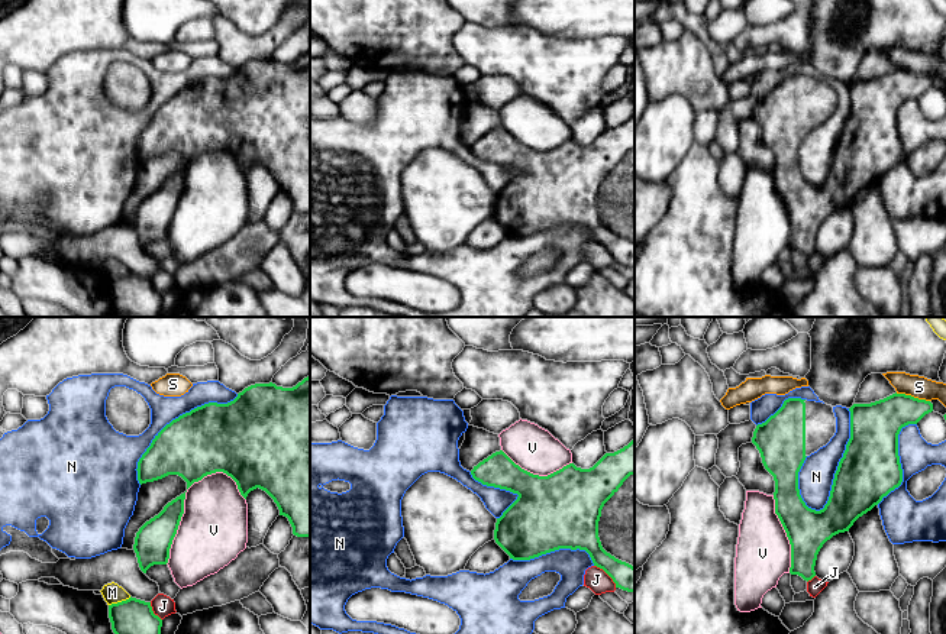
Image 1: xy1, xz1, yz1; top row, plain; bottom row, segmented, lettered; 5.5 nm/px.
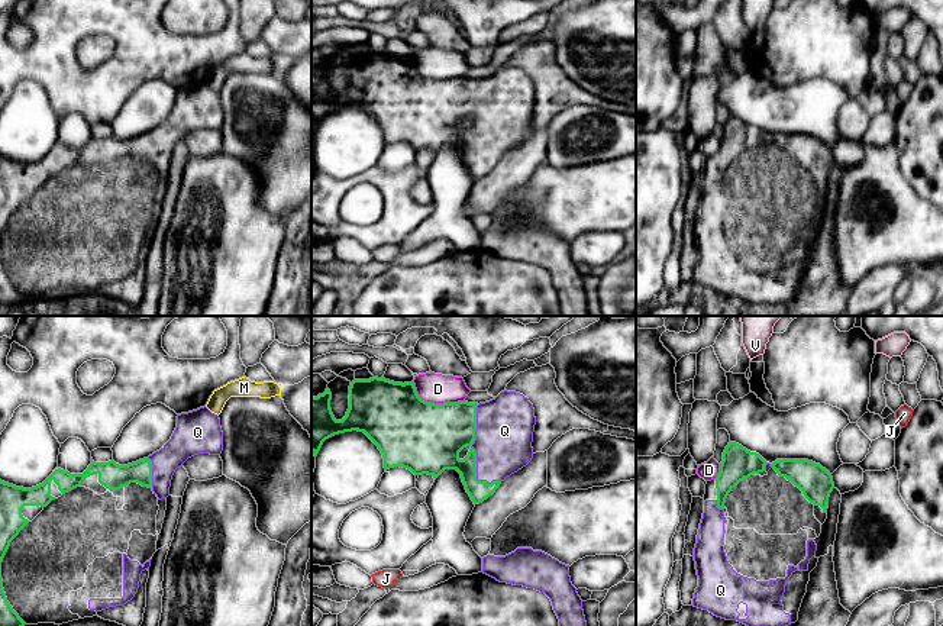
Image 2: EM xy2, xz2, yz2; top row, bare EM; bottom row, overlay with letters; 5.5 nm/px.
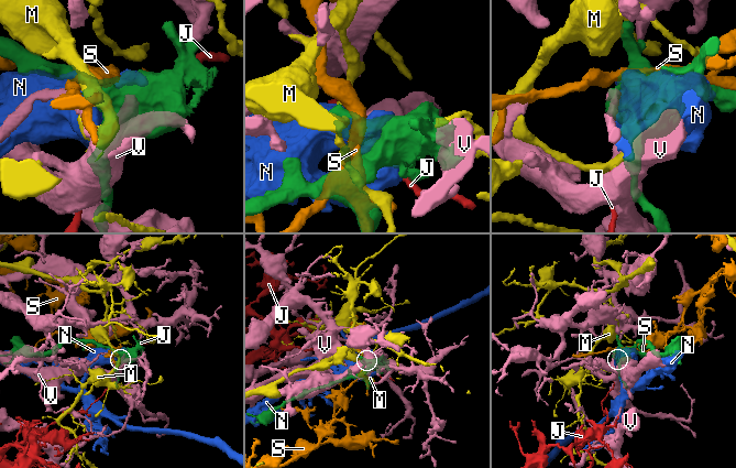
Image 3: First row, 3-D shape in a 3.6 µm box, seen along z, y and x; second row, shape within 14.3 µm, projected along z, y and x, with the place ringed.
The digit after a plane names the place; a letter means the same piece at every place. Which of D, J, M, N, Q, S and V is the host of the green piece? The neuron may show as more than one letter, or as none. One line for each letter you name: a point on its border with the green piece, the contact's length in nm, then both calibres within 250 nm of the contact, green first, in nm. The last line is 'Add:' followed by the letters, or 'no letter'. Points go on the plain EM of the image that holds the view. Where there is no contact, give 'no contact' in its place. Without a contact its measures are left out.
Q: meets green in xz2 at (472, 123); contact 460 nm long; 380 nm thick on the green side, 320 nm on the other
Add: Q

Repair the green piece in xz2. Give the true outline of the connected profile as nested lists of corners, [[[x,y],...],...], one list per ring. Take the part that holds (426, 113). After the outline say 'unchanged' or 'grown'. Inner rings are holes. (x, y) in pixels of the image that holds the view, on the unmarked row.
[[[372,52],[351,58],[349,84],[342,96],[335,94],[330,75],[329,64],[317,72],[311,72],[311,128],[314,132],[329,113],[352,106],[364,107],[381,126],[385,146],[403,142],[414,151],[427,149],[437,154],[445,145],[456,145],[474,180],[493,171],[507,152],[526,142],[533,133],[535,84],[527,72],[516,67],[504,65],[495,74],[479,80],[468,77],[435,80],[419,72],[414,58],[403,59],[384,52]]] | grown

